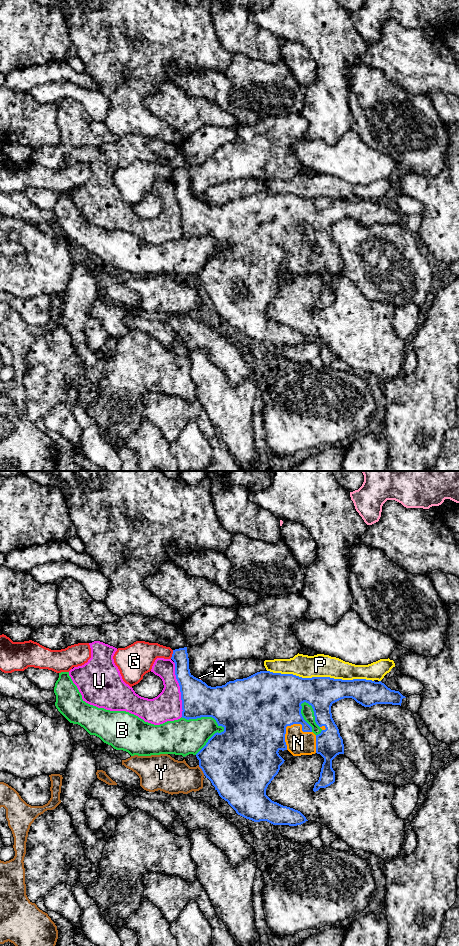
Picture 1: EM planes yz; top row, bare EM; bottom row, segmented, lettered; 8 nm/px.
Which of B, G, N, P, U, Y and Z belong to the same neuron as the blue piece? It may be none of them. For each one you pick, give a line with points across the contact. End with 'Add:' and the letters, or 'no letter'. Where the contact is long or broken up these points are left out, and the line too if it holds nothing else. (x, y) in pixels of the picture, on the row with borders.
Add: N

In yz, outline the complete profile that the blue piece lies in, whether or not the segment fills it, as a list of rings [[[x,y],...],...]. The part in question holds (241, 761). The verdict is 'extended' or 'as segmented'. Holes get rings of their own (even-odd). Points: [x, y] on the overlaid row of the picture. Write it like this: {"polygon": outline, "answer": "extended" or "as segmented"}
{"polygon": [[[187,647],[173,650],[171,659],[175,663],[175,675],[180,686],[182,718],[189,720],[212,717],[216,720],[218,726],[224,728],[223,732],[215,733],[196,754],[199,767],[206,778],[211,781],[219,796],[227,801],[238,815],[254,822],[267,821],[273,825],[297,826],[308,821],[300,811],[274,802],[266,795],[268,785],[278,774],[280,766],[285,761],[278,753],[280,750],[288,750],[293,756],[317,753],[324,758],[319,780],[313,788],[314,792],[335,782],[332,760],[337,755],[344,754],[344,744],[339,729],[332,718],[331,706],[333,703],[344,698],[352,698],[364,707],[371,707],[376,704],[401,706],[402,699],[406,698],[399,691],[391,690],[381,681],[375,682],[366,679],[342,680],[330,677],[302,678],[293,674],[270,671],[260,671],[247,678],[229,681],[222,686],[211,687],[190,673]],[[304,702],[312,706],[315,722],[322,729],[318,735],[312,732],[312,727],[301,714],[301,704]]], "answer": "extended"}

